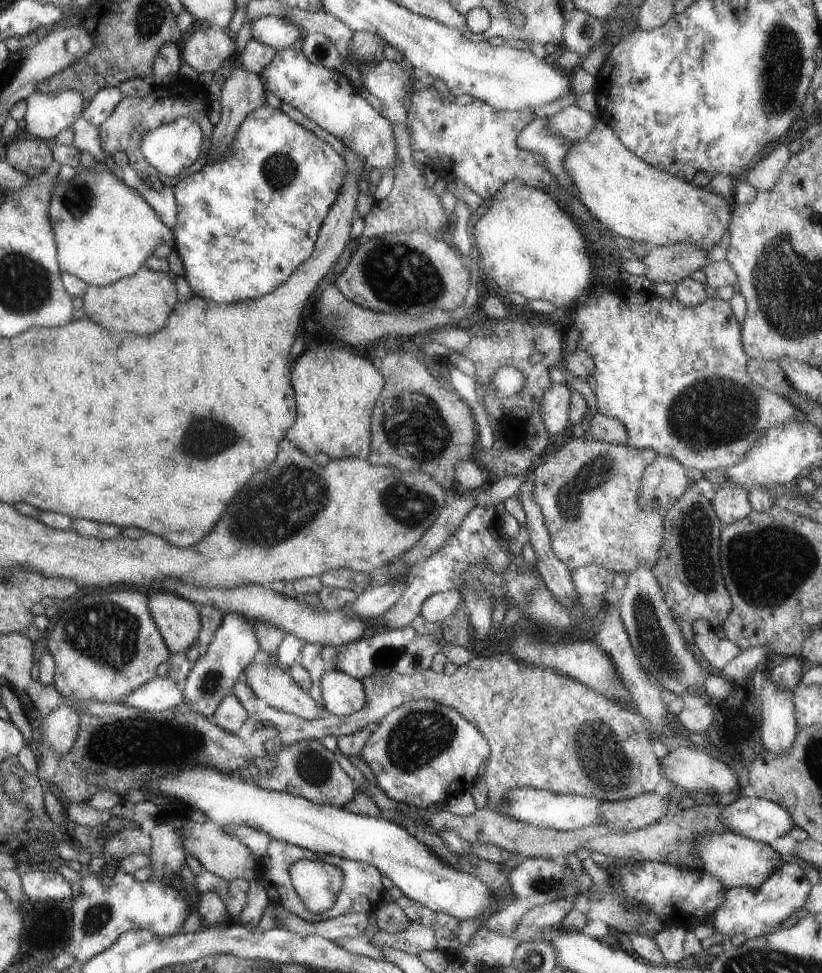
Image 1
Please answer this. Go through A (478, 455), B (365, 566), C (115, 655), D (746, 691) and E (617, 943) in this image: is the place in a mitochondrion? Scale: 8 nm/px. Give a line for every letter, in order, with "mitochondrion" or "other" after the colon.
A: other
B: other
C: mitochondrion
D: other
E: other

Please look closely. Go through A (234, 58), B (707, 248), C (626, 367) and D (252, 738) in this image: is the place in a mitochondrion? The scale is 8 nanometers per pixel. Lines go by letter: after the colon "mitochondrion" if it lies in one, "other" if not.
A: other
B: other
C: other
D: other

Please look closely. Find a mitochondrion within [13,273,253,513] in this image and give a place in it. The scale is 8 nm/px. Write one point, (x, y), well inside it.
(203, 438)

